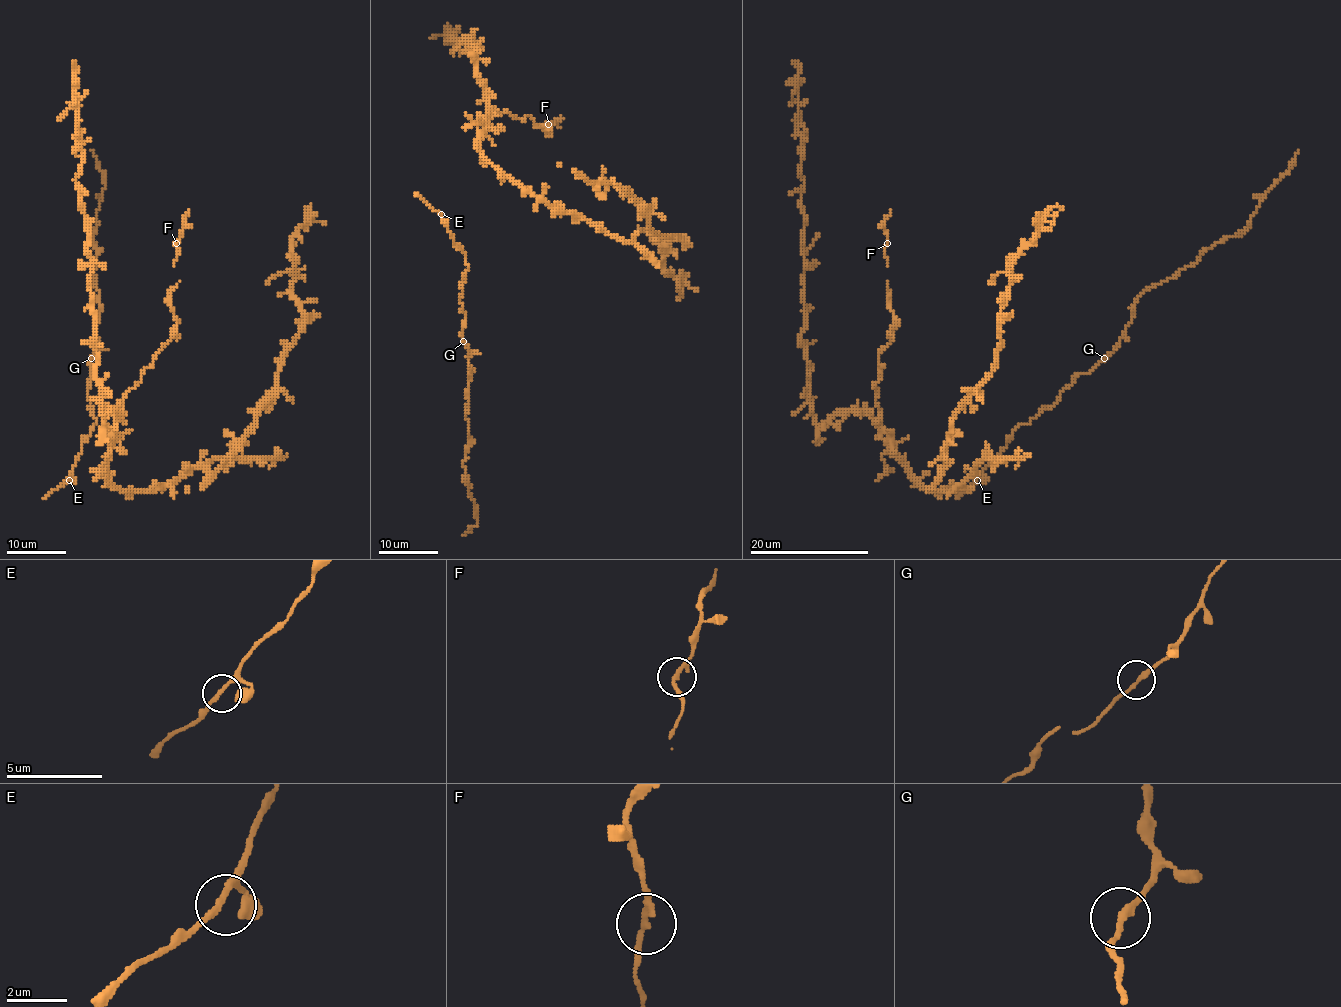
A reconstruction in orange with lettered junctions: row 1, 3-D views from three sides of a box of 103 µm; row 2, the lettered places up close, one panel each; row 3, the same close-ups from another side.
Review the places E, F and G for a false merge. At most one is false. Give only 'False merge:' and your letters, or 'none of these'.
False merge: none of these

